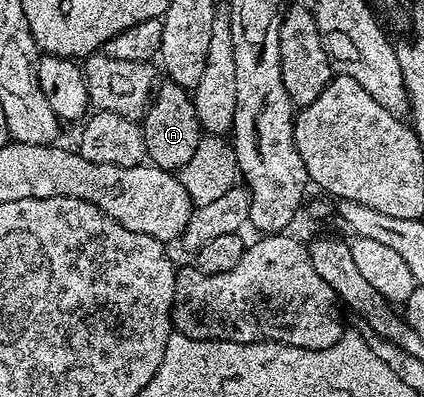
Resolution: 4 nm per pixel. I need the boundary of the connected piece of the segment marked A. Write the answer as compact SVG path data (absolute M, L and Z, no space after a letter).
M173 83L159 84L151 100L150 106L146 108L146 116L141 118L142 134L144 135L144 147L149 164L168 169L171 171L180 171L196 154L197 145L204 138L202 124L198 122L196 107L192 100L191 94L182 89L179 85Z

